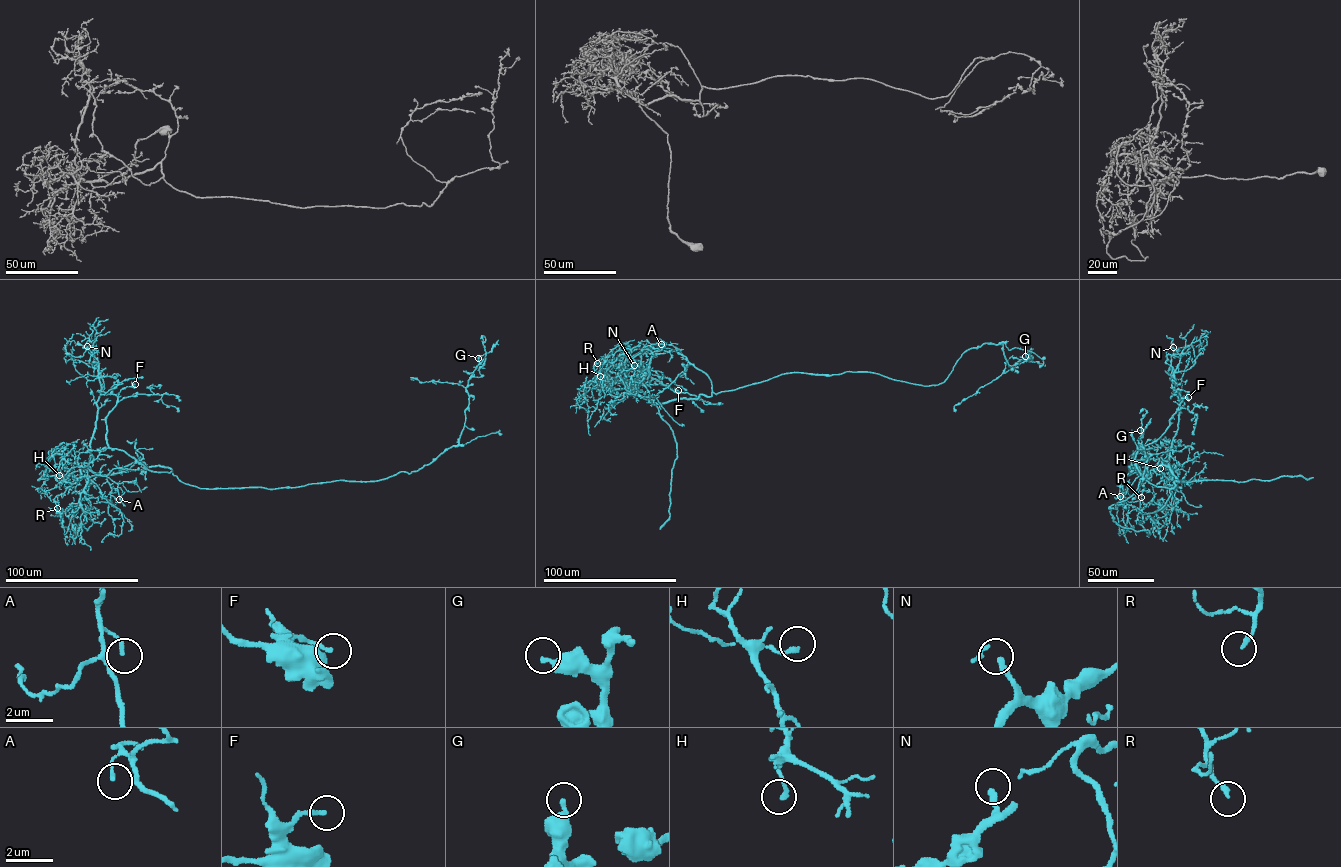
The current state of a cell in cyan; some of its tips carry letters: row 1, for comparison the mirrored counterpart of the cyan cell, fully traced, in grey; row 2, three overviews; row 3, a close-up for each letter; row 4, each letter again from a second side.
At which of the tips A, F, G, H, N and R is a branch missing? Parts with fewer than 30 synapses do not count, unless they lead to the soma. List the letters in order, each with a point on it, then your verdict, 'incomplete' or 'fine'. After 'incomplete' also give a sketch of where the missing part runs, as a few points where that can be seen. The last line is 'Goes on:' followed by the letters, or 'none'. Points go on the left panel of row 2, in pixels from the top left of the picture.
A: at (119, 499); fine
F: at (135, 384); fine
G: at (478, 358); fine
H: at (59, 475); fine
N: at (87, 346); incomplete; missing branch runs (87, 346), (88, 331)
R: at (57, 508); fine
Goes on: N

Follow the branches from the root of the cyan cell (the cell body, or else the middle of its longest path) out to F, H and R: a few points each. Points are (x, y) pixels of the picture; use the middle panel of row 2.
F: (805, 373), (782, 373), (715, 394), (710, 378), (680, 353), (654, 354), (648, 377), (678, 390)
H: (805, 373), (659, 403), (629, 388), (608, 388), (600, 376)
R: (805, 373), (782, 373), (709, 397), (654, 403), (621, 379), (622, 361), (597, 363)

